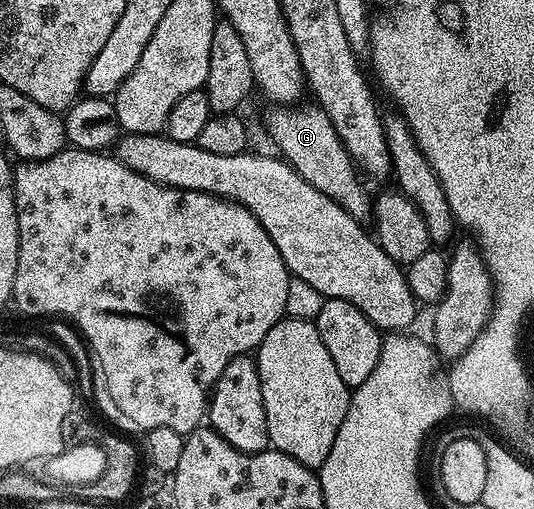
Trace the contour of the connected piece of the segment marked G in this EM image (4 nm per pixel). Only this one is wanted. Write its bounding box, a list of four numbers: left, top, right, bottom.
[266,102,374,221]

